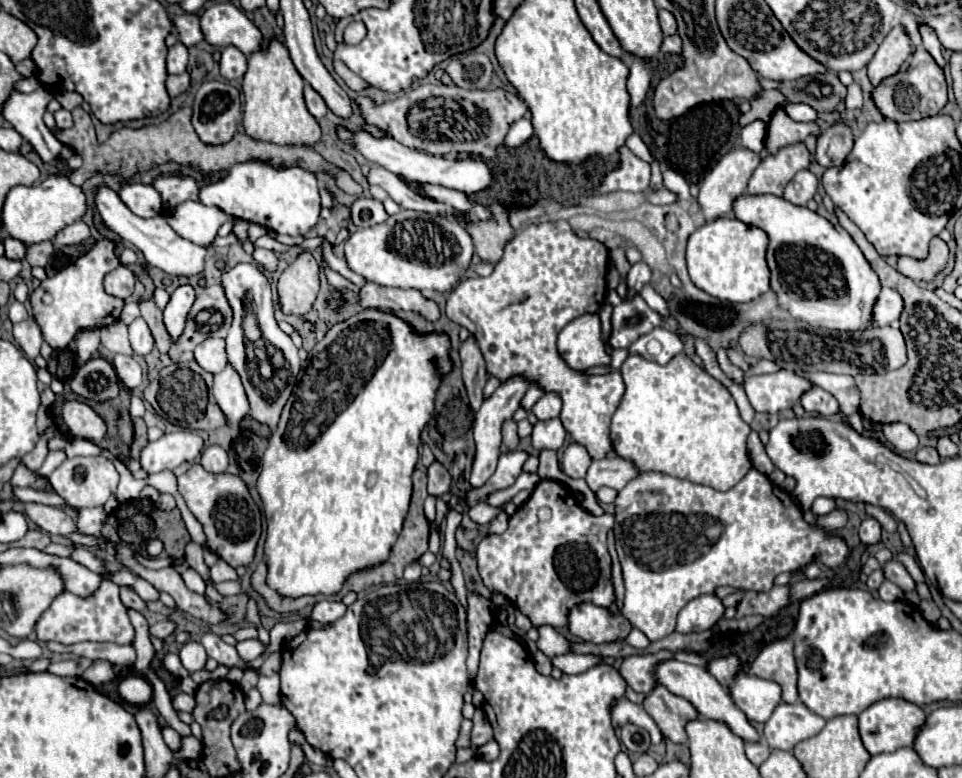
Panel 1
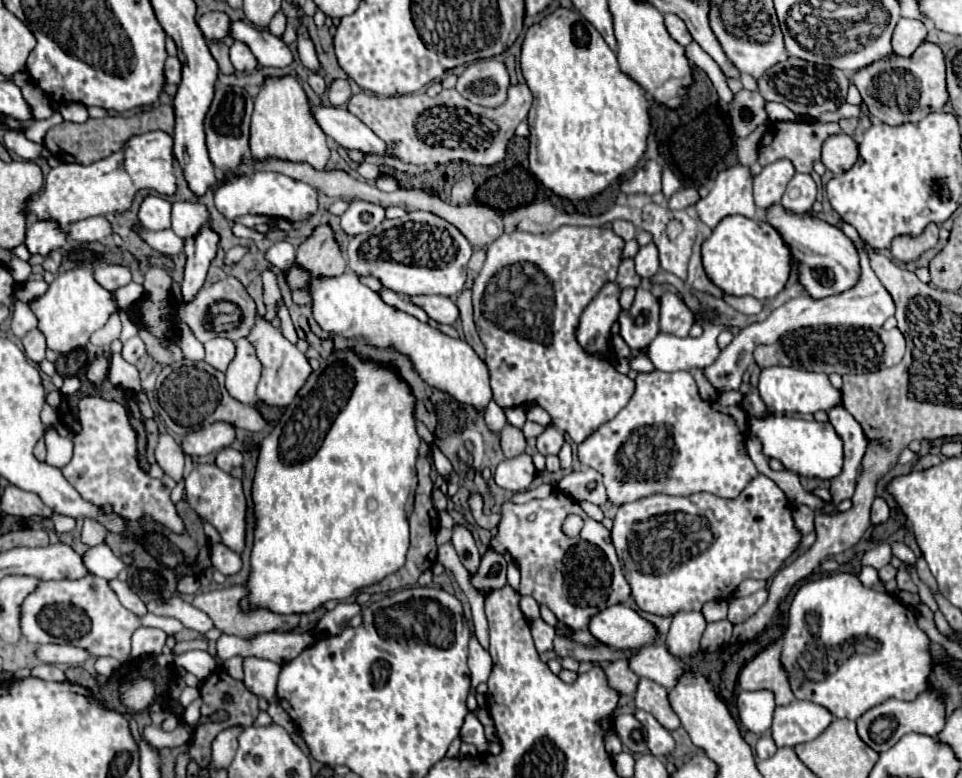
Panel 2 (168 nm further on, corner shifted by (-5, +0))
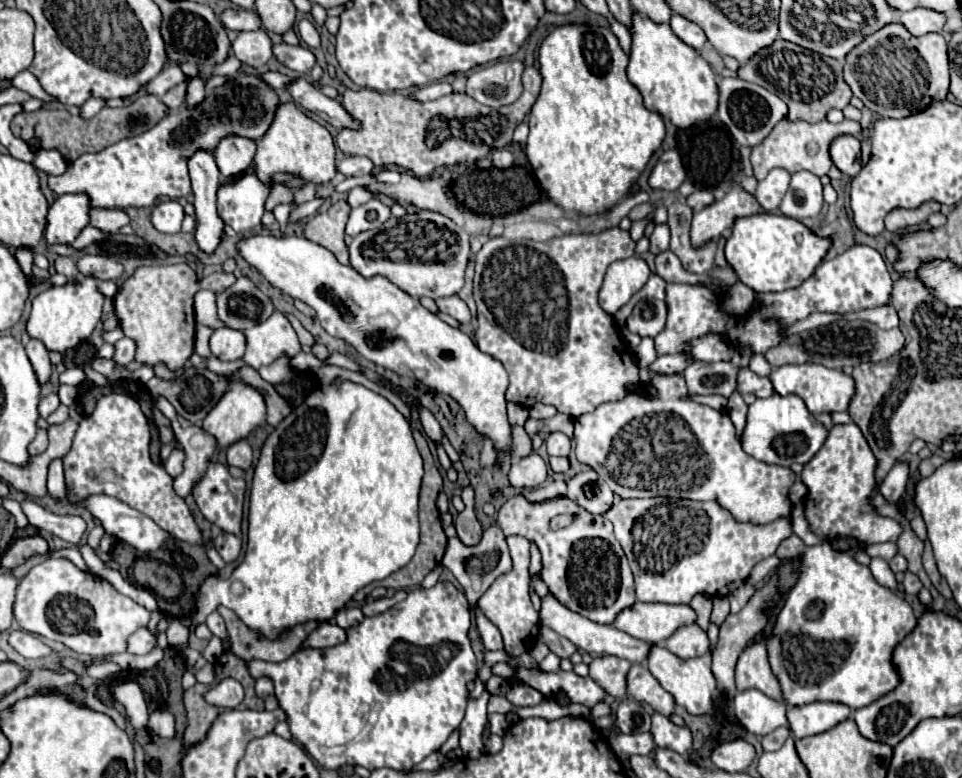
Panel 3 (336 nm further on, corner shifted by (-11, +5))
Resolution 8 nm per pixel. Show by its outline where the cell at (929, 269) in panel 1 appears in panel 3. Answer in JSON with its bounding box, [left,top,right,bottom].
[885,203,933,233]

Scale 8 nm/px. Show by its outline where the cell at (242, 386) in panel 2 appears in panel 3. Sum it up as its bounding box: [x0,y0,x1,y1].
[243,311,301,369]

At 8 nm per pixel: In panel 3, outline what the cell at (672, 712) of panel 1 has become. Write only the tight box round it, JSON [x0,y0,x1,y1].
[627,663,675,715]

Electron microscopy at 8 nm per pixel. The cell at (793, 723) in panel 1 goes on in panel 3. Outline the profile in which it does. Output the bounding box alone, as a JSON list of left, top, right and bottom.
[787,703,851,739]

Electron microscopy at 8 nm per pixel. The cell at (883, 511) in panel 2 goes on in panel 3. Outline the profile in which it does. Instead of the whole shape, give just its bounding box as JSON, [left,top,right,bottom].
[879,463,909,503]

